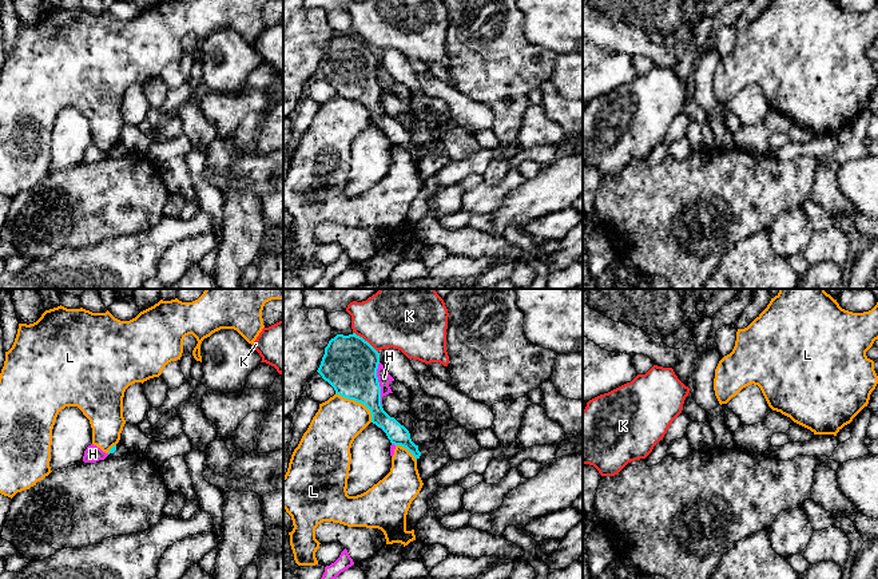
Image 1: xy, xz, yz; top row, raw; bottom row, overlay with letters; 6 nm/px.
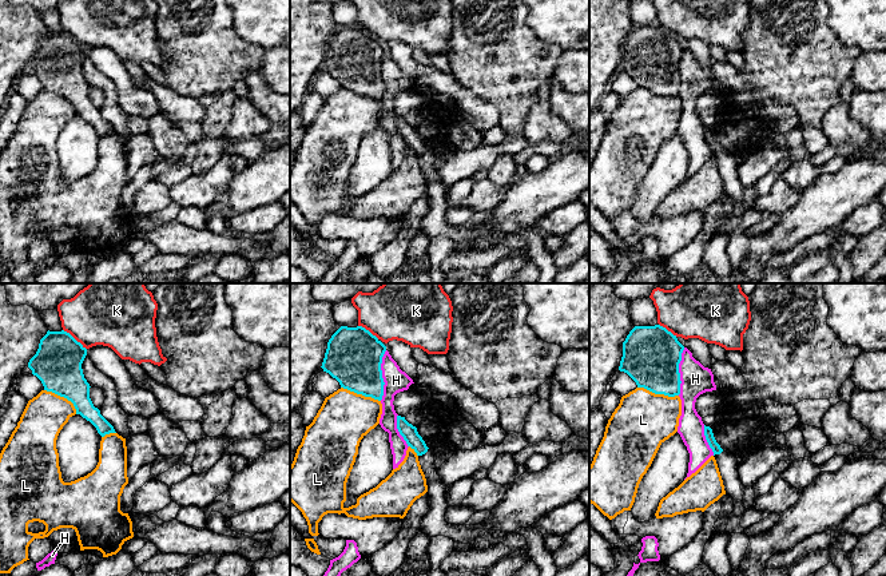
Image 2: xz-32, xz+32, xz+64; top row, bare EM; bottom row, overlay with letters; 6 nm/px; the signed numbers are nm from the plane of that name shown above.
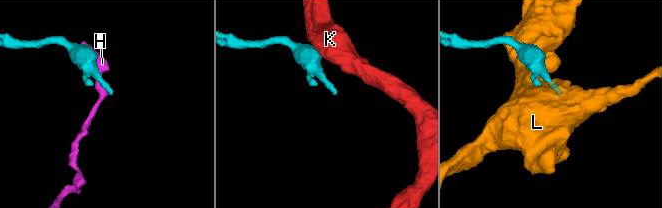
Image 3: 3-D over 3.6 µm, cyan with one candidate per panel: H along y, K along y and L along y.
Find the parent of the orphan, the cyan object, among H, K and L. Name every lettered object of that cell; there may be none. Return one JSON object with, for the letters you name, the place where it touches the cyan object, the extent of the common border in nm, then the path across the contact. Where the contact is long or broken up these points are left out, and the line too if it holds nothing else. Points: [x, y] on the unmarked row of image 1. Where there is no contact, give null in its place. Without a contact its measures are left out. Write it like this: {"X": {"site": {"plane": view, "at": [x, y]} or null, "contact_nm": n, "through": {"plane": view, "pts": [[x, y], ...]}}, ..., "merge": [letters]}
{"merge": []}

